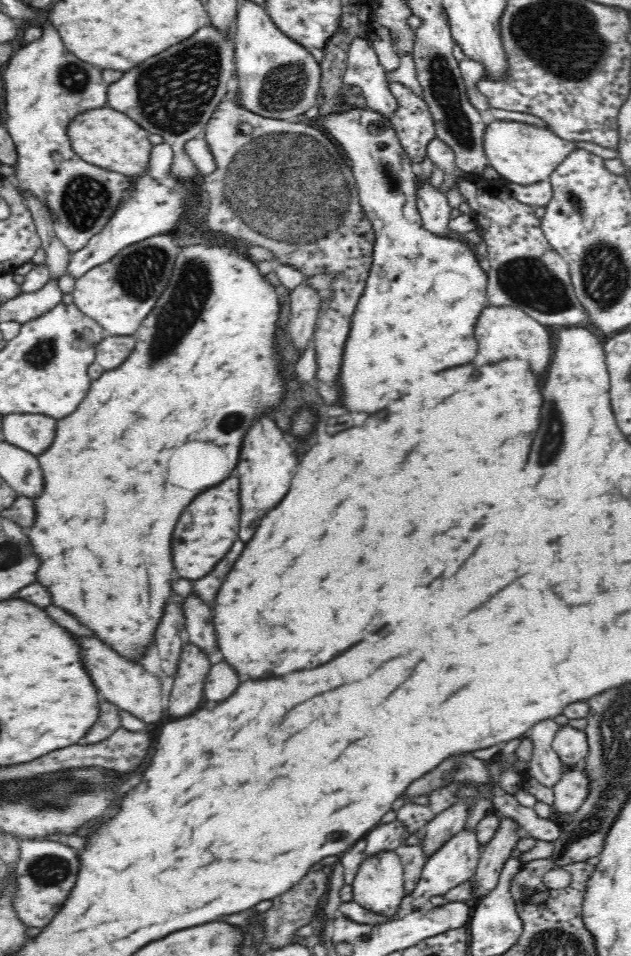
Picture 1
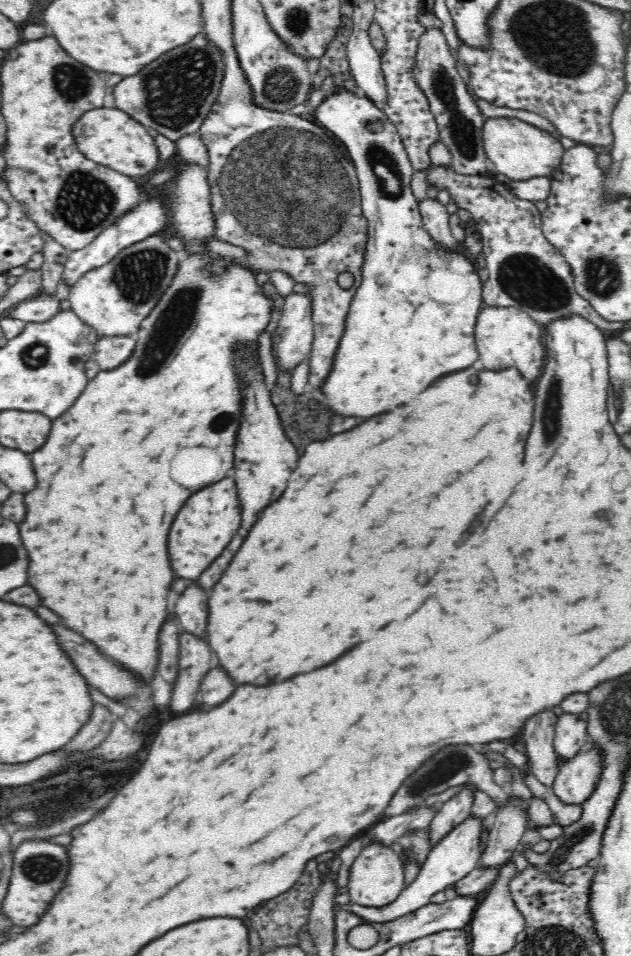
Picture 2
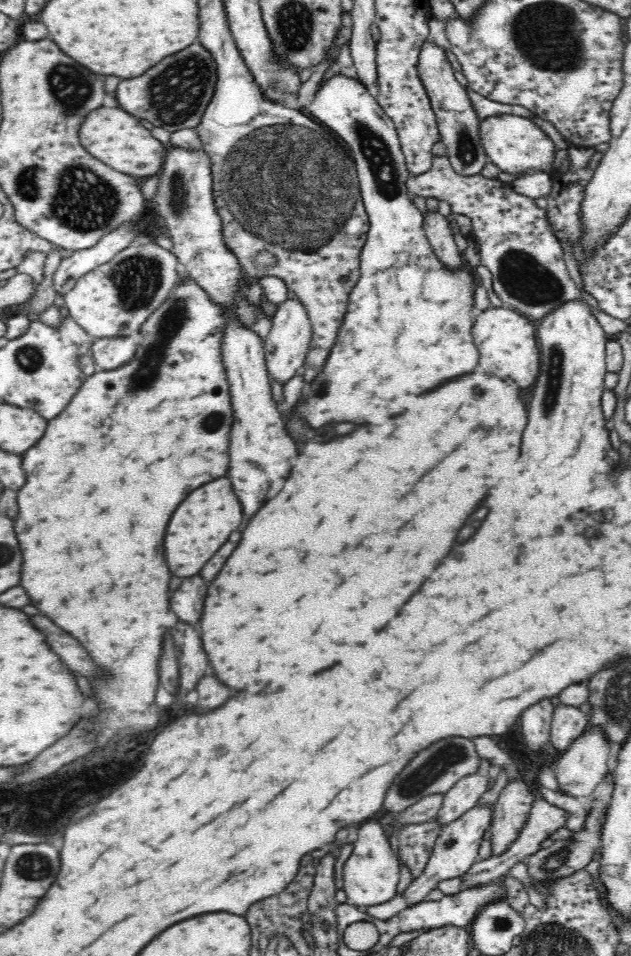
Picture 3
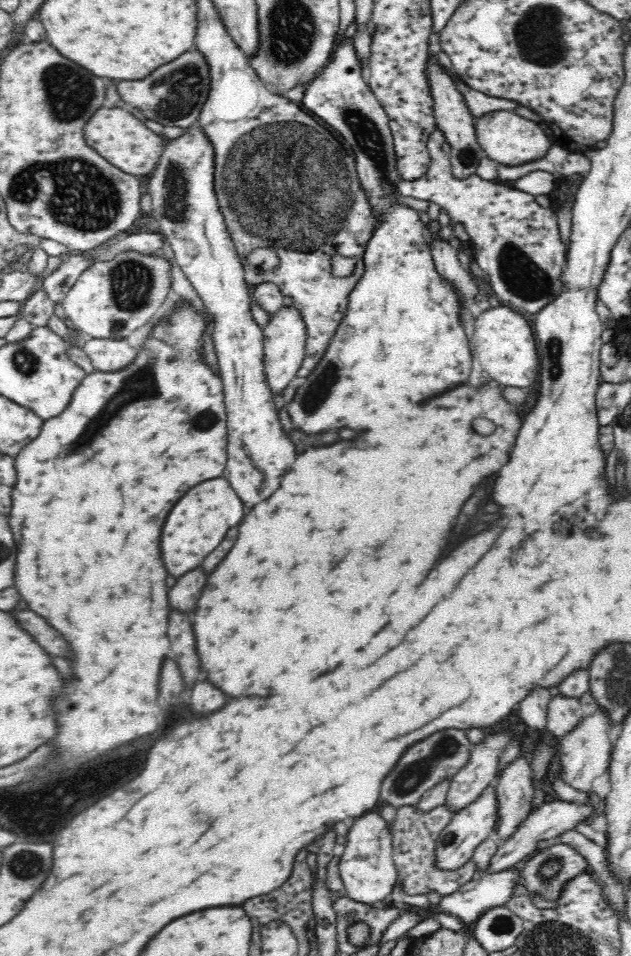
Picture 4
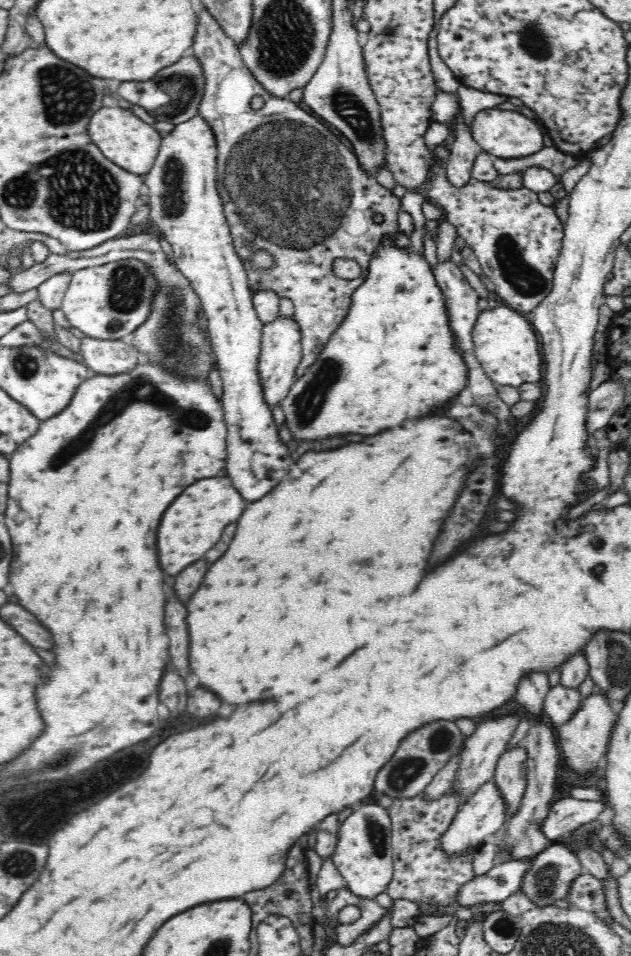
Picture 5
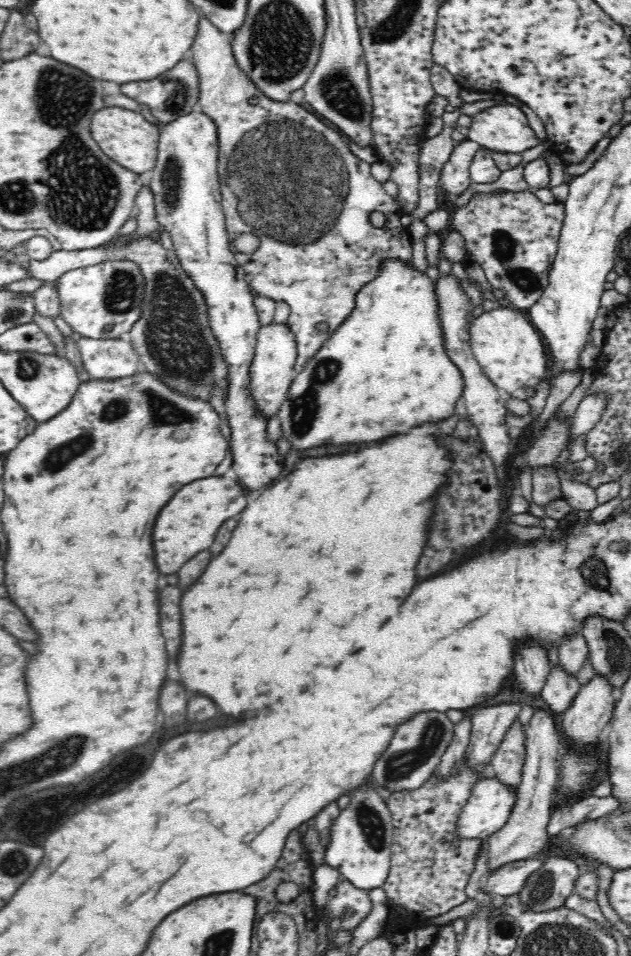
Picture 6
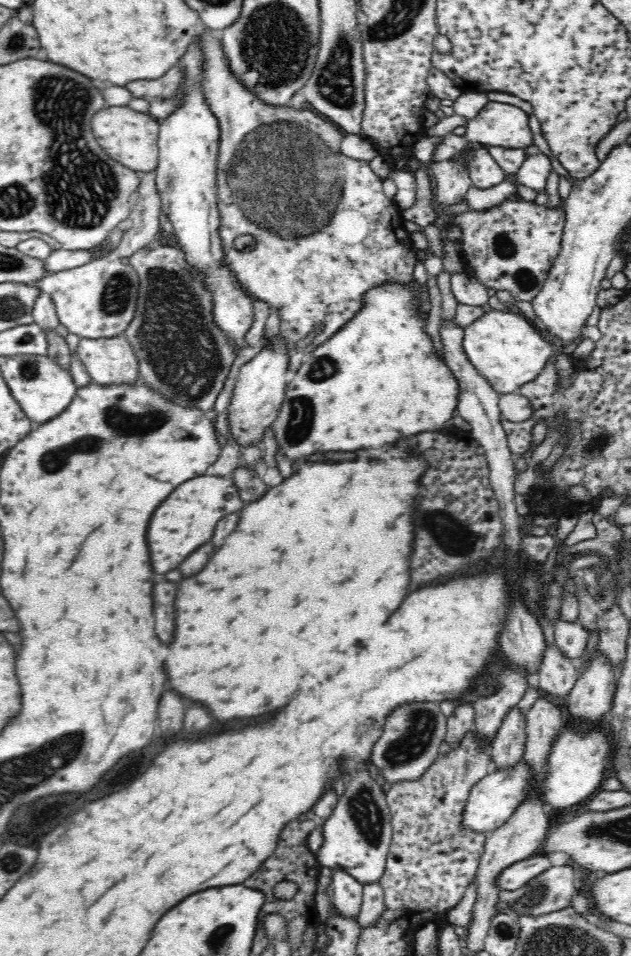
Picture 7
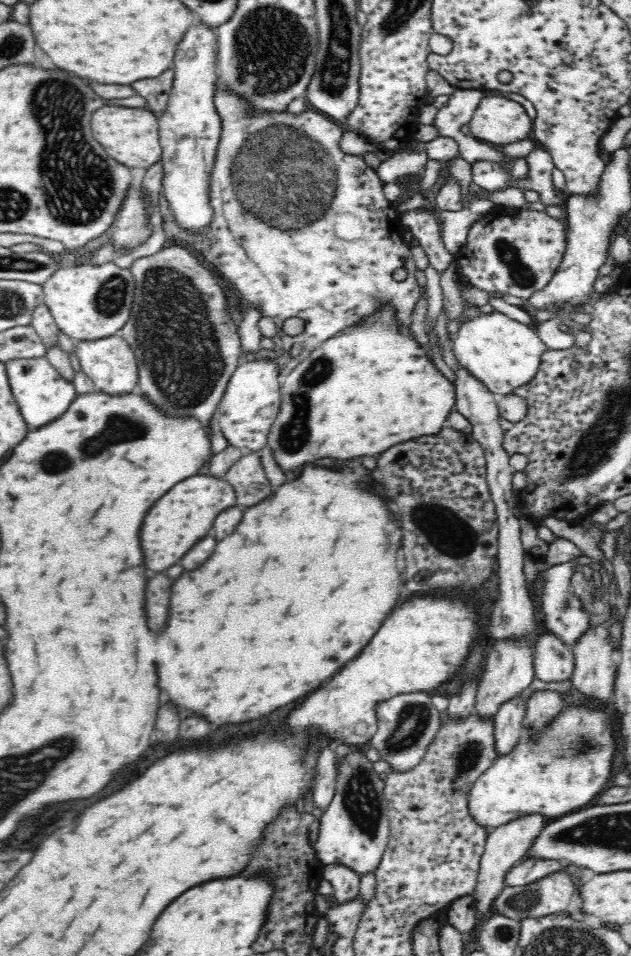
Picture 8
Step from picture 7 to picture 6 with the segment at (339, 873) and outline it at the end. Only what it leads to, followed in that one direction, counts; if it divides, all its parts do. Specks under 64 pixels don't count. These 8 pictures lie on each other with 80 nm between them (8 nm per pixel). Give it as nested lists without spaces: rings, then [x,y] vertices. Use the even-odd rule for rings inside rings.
[[[344,879],[336,886],[336,895],[329,898],[325,910],[332,916],[342,916],[348,908],[354,910],[354,915],[344,919],[340,929],[354,934],[355,928],[372,912],[373,904],[368,892],[356,889]]]

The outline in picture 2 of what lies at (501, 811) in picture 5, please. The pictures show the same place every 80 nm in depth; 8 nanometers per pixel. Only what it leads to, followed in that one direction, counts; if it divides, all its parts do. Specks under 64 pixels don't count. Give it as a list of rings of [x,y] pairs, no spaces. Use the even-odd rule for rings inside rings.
[[[469,817],[462,822],[462,825],[456,826],[440,842],[437,842],[430,849],[428,856],[426,856],[424,862],[421,864],[414,882],[409,887],[405,887],[393,903],[376,908],[360,906],[350,901],[350,903],[342,907],[352,912],[352,915],[364,919],[366,923],[373,924],[387,923],[426,906],[430,903],[431,896],[434,896],[437,892],[446,892],[446,888],[454,886],[461,878],[468,876],[468,874],[478,867],[479,858],[483,853],[482,841],[479,839],[480,832],[482,832],[482,821],[482,819],[475,820]]]

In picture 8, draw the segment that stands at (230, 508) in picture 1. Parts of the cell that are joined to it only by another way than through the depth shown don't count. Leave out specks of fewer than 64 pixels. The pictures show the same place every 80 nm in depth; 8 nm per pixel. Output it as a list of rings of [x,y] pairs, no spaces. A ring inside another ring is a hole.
[[[210,475],[186,478],[186,482],[168,490],[158,500],[158,504],[150,508],[150,514],[146,514],[148,518],[142,524],[142,548],[146,566],[156,572],[174,566],[198,540],[208,536],[216,516],[222,510],[236,506],[236,498],[236,491],[227,480]]]

